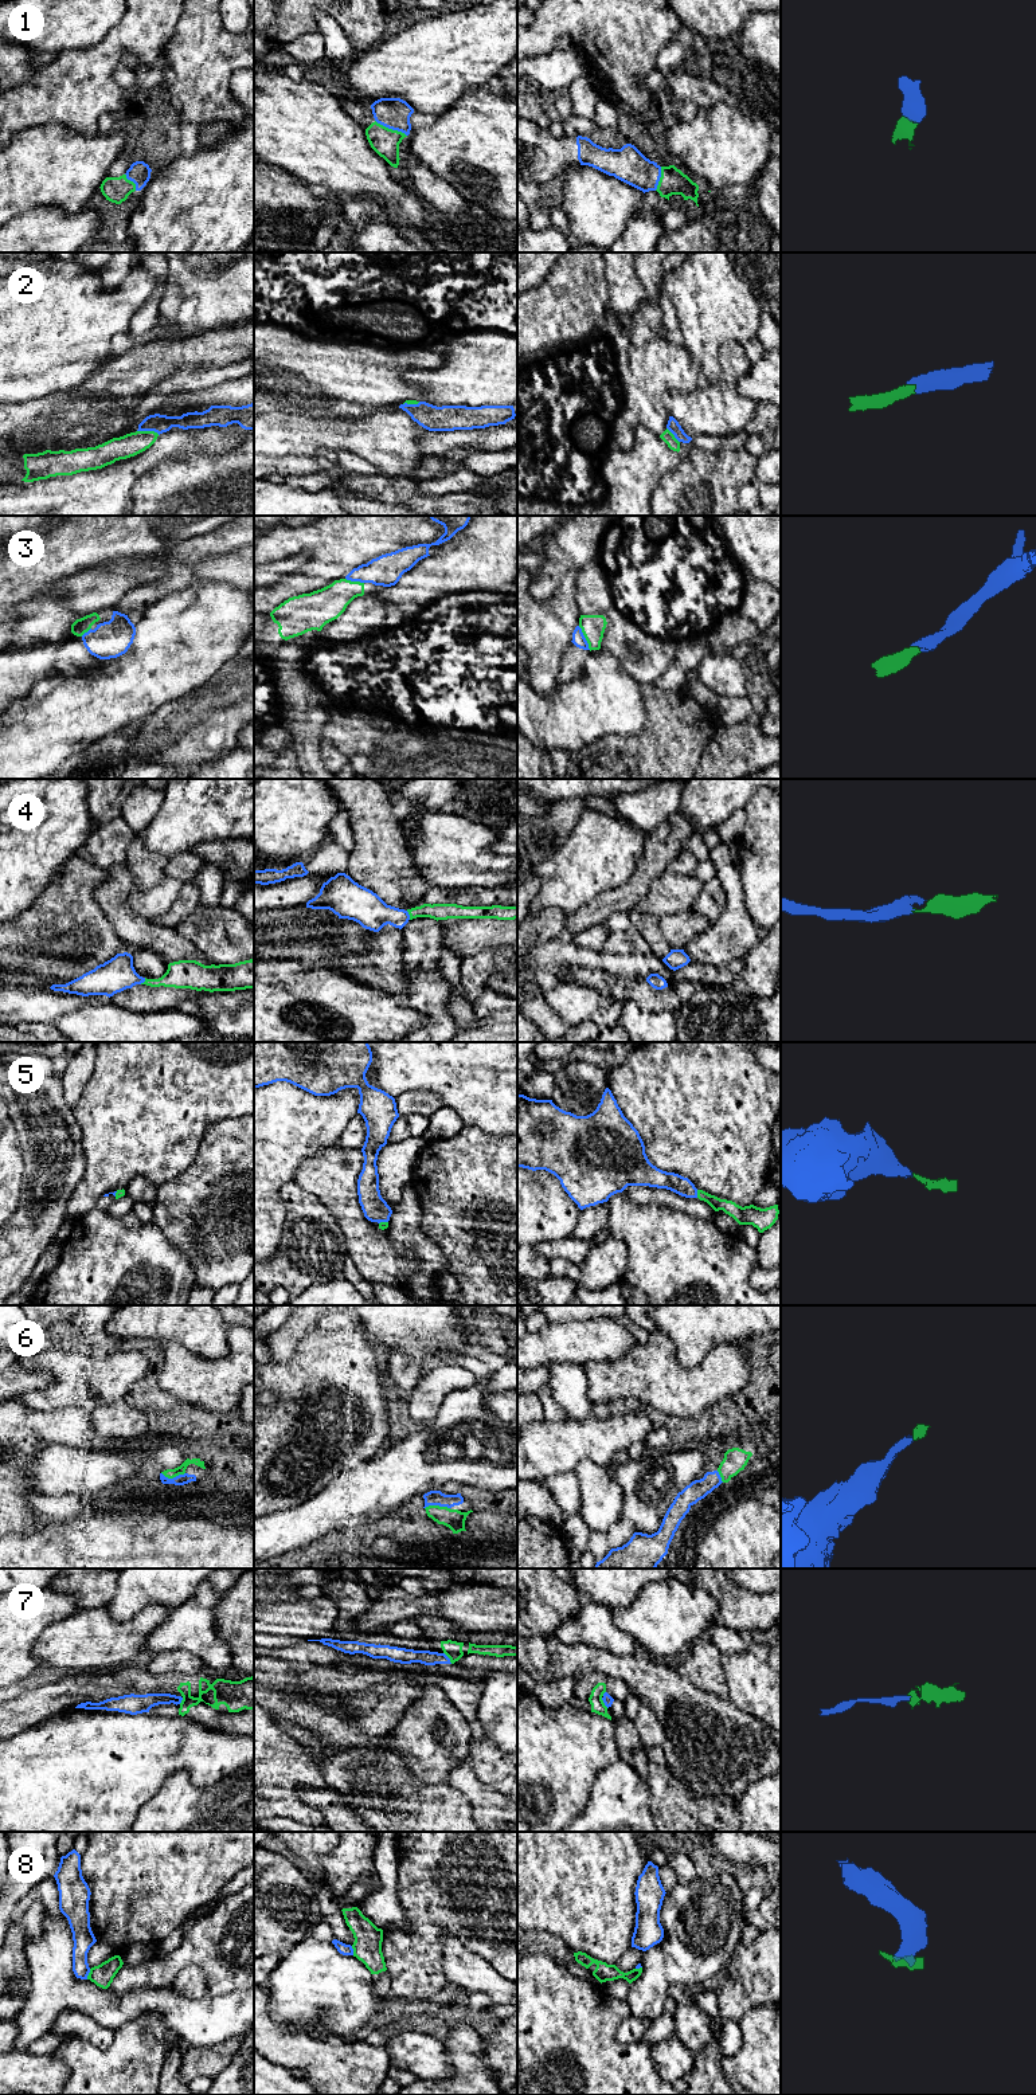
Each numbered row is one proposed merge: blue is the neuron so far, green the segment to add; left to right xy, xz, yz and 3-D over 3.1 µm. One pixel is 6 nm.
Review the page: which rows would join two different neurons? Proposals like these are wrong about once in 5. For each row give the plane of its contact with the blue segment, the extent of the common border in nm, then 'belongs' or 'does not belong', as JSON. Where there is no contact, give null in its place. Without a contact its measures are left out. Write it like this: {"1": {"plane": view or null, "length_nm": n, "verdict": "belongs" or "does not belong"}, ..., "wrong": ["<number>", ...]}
{"1": {"plane": "xz", "length_nm": 220, "verdict": "belongs"}, "2": {"plane": "xy", "length_nm": 140, "verdict": "belongs"}, "3": {"plane": "yz", "length_nm": 160, "verdict": "belongs"}, "4": {"plane": "xz", "length_nm": 60, "verdict": "belongs"}, "5": {"plane": "yz", "length_nm": 50, "verdict": "belongs"}, "6": {"plane": "xz", "length_nm": 150, "verdict": "belongs"}, "7": {"plane": "xz", "length_nm": 90, "verdict": "does not belong"}, "8": {"plane": "xy", "length_nm": 70, "verdict": "does not belong"}, "wrong": ["7", "8"]}

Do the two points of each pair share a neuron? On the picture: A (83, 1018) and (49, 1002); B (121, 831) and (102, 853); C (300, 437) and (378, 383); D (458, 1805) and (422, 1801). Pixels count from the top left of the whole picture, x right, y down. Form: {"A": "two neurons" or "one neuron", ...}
{"A": "two neurons", "B": "one neuron", "C": "two neurons", "D": "one neuron"}

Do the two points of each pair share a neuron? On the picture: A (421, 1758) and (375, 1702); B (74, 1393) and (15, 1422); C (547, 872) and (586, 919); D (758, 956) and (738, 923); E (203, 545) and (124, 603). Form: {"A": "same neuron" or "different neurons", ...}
{"A": "different neurons", "B": "different neurons", "C": "different neurons", "D": "different neurons", "E": "same neuron"}

